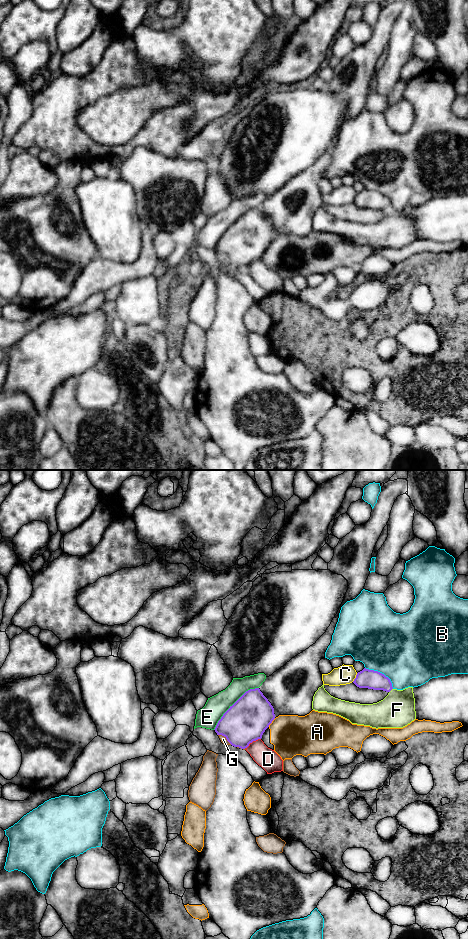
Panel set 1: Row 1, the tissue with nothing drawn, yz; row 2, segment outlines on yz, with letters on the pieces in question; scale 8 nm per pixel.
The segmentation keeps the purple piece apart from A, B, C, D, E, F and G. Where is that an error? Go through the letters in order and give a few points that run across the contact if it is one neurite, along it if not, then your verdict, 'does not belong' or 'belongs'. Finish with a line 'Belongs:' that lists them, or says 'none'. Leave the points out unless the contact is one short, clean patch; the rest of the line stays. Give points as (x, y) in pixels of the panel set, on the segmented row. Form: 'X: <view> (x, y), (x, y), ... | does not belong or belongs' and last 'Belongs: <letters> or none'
A: does not belong
B: does not belong
C: does not belong
D: does not belong
E: belongs
F: does not belong
G: does not belong
Belongs: E

